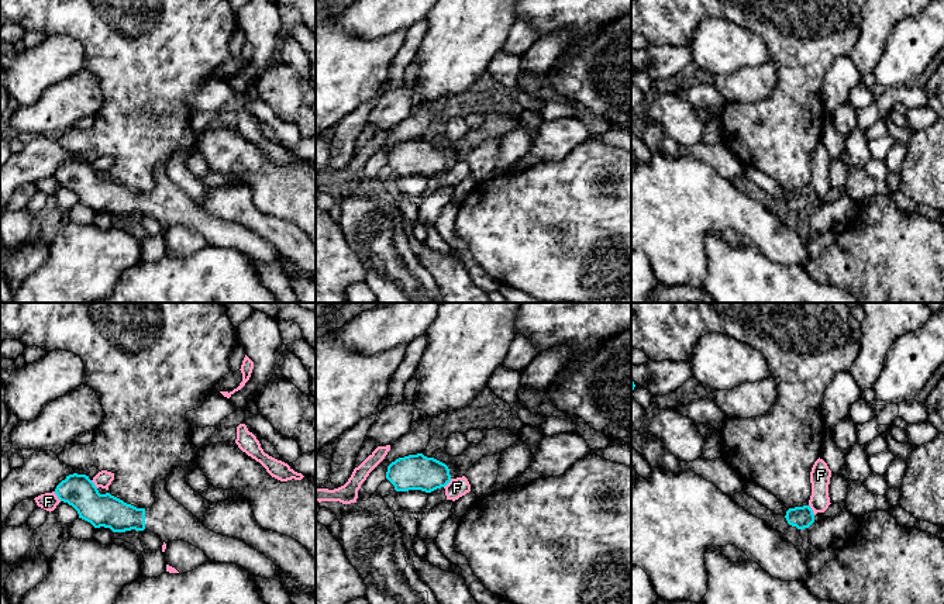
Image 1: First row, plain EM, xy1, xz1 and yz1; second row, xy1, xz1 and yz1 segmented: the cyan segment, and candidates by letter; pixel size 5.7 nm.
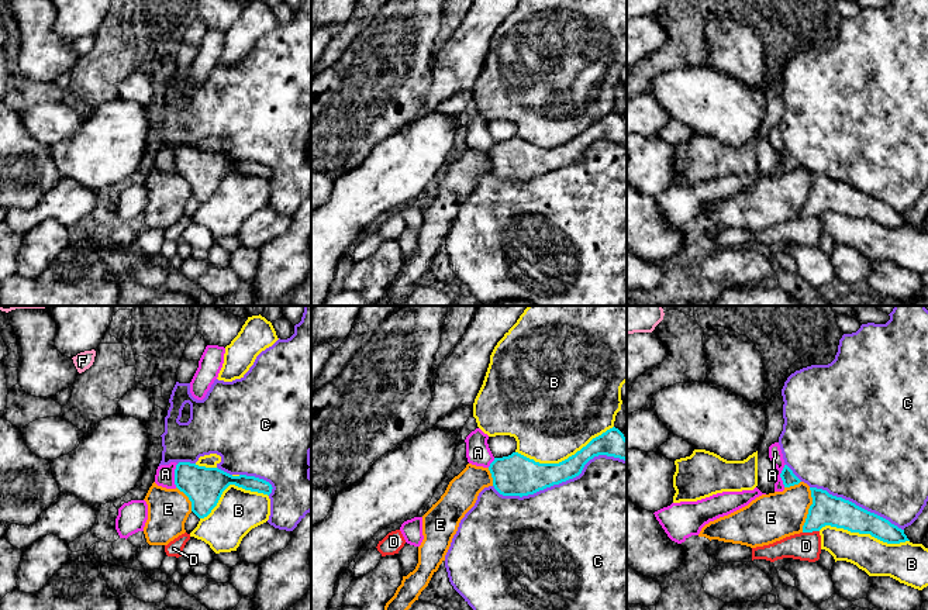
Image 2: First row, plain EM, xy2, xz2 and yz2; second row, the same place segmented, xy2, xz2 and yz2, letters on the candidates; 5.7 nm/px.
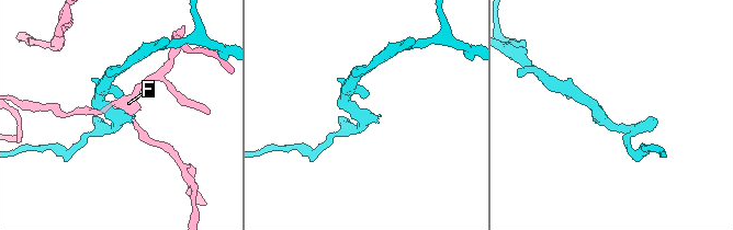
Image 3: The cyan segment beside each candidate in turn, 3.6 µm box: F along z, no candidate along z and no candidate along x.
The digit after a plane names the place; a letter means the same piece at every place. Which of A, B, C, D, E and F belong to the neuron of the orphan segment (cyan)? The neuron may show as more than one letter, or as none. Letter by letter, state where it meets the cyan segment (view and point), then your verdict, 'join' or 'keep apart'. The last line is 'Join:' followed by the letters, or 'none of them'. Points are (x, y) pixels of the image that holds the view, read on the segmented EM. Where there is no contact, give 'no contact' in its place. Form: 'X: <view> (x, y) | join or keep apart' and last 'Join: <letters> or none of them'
A: xy2 (175, 475) | keep apart
B: xz2 (565, 459) | keep apart
C: xz2 (561, 482) | keep apart
D: yz2 (810, 531) | keep apart
E: yz2 (809, 510) | keep apart
F: yz1 (812, 510) | keep apart
Join: none of them

